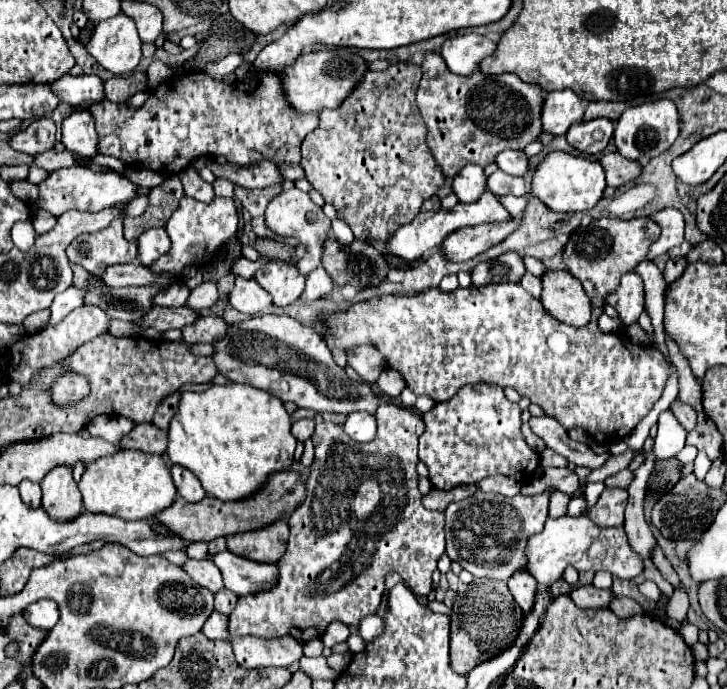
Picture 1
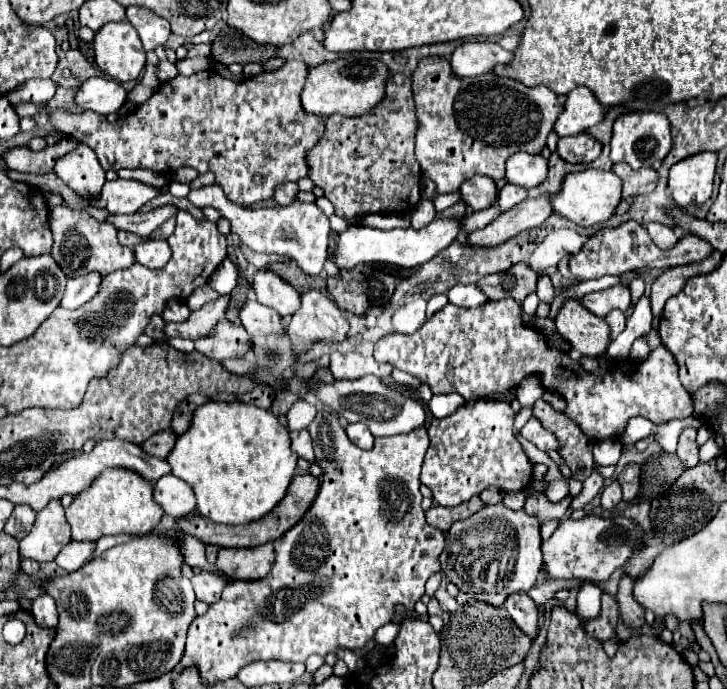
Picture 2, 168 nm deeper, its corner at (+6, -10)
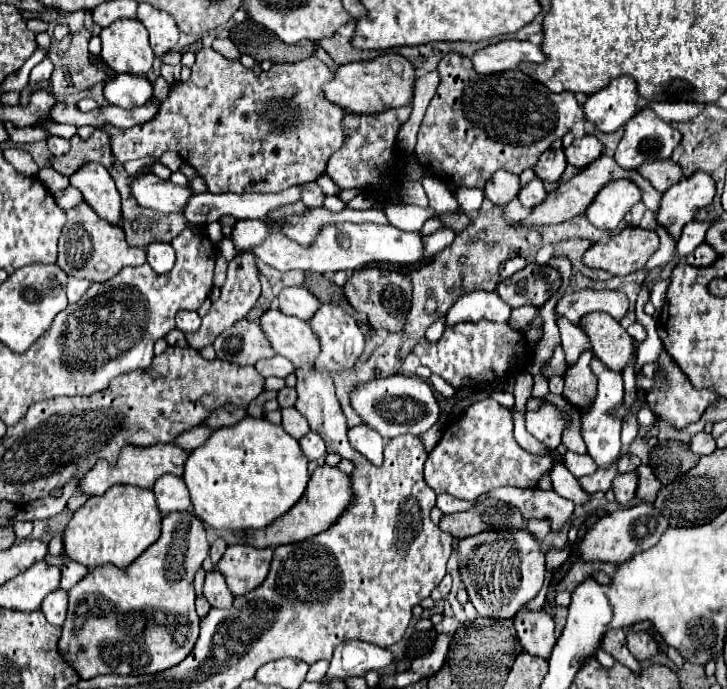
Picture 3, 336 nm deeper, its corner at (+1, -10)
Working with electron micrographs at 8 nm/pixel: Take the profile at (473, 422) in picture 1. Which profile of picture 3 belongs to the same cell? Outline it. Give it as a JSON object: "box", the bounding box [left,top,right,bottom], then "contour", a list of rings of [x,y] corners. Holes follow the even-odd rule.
{"box":[425,398,563,500],"contour":[[[487,398],[471,404],[463,418],[445,430],[425,462],[425,482],[437,494],[475,500],[483,492],[499,486],[535,488],[541,476],[549,474],[559,460],[563,460],[563,456],[557,450],[549,450],[549,454],[531,454],[523,450],[513,438],[511,412]]]}

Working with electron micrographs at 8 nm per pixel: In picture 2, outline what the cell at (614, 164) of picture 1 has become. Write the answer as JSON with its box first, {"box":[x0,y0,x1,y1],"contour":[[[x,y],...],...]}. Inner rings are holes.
{"box":[612,162,658,198],"contour":[[[618,162],[612,166],[612,172],[622,180],[622,198],[648,194],[656,188],[658,174],[652,168],[632,170],[632,168],[628,168],[628,164]]]}

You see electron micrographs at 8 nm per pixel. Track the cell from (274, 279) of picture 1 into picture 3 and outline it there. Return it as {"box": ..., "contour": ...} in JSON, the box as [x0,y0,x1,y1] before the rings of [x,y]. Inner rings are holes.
{"box":[277,286,321,320],"contour":[[[297,286],[297,288],[285,288],[279,298],[277,298],[277,308],[287,314],[287,316],[295,316],[299,320],[311,320],[313,314],[317,312],[317,308],[321,306],[321,302],[305,288],[305,286]]]}

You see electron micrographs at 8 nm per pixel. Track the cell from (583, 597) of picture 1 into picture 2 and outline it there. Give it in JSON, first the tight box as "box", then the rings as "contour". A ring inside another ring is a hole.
{"box":[582,594,618,640],"contour":[[[602,594],[600,616],[586,620],[582,626],[590,636],[596,636],[600,640],[608,640],[616,634],[616,622],[618,622],[618,604],[612,596]]]}

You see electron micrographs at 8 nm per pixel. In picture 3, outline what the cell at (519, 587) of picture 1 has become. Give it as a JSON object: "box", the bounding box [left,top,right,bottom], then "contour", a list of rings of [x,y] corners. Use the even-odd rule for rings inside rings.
{"box":[515,608,555,660],"contour":[[[521,608],[521,612],[515,616],[515,630],[517,640],[527,654],[549,660],[555,646],[555,624],[549,614]]]}

